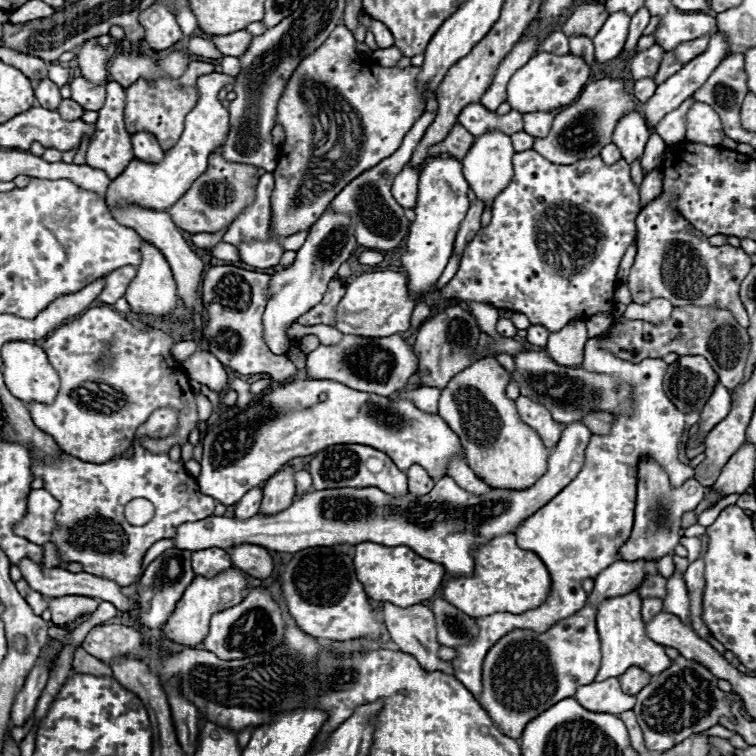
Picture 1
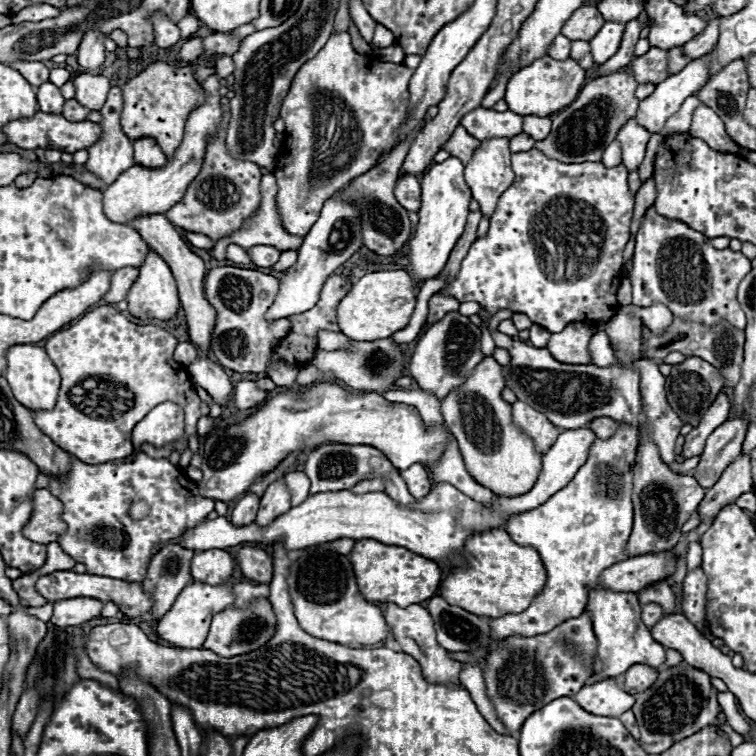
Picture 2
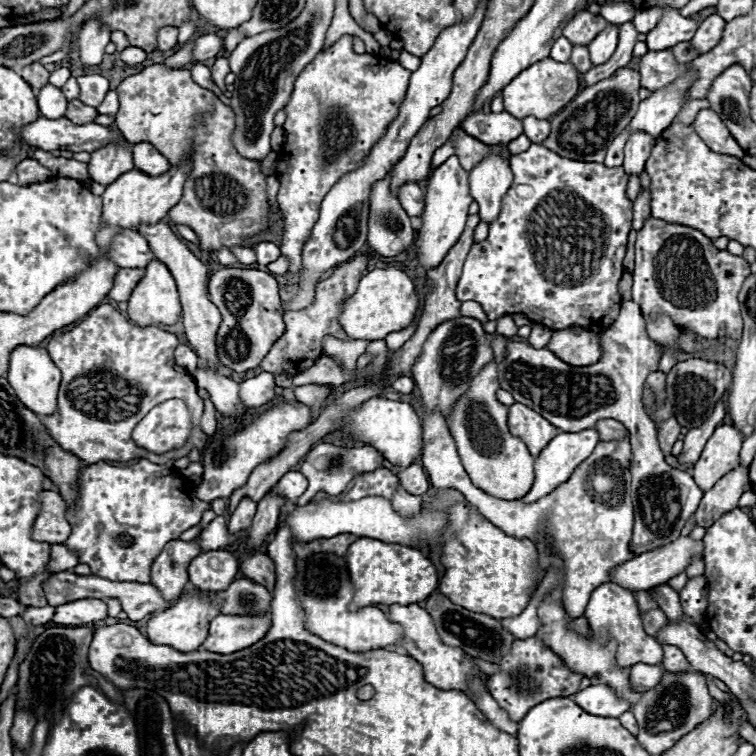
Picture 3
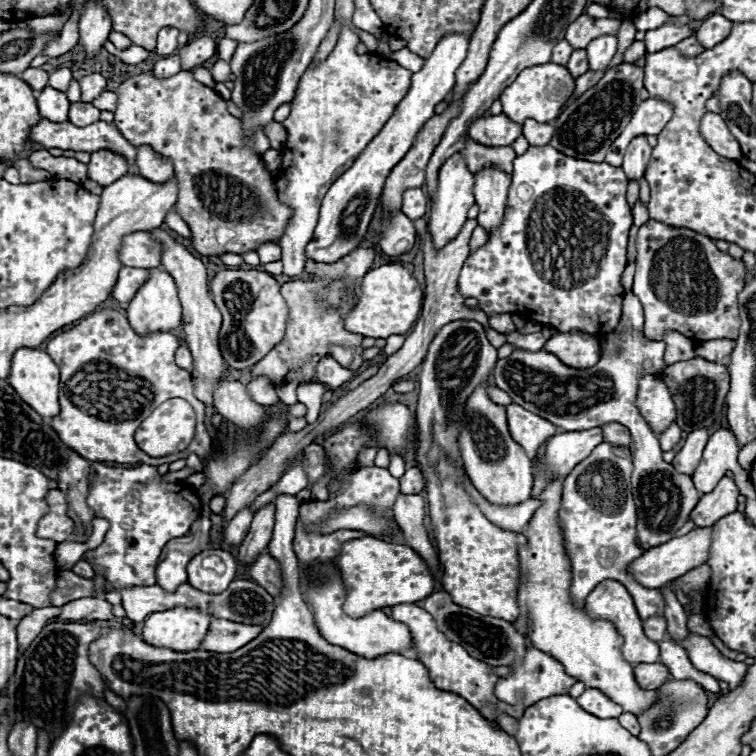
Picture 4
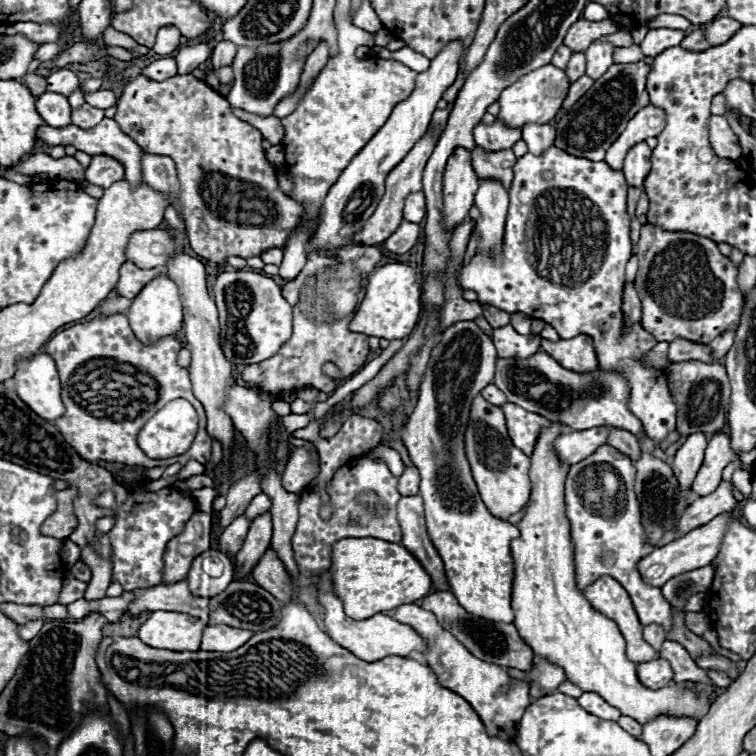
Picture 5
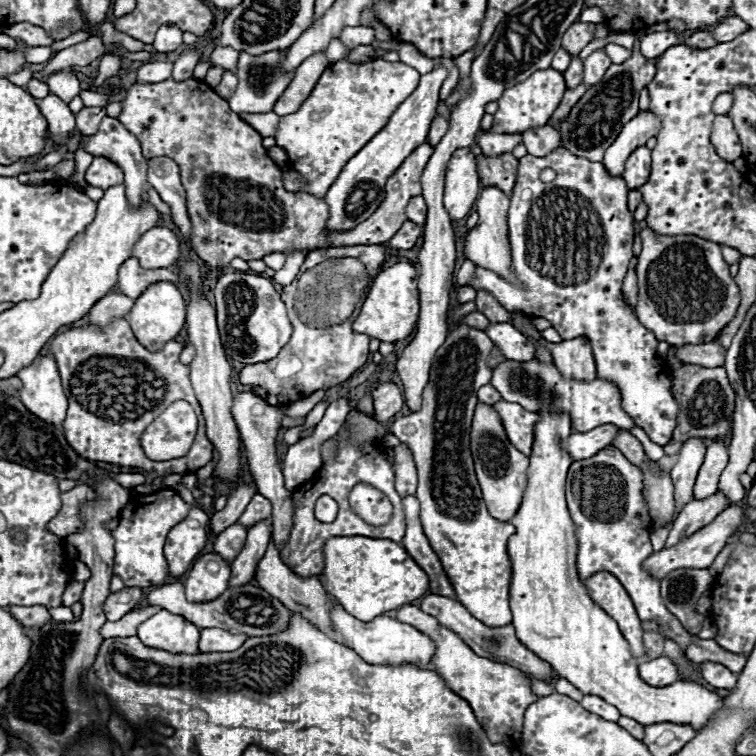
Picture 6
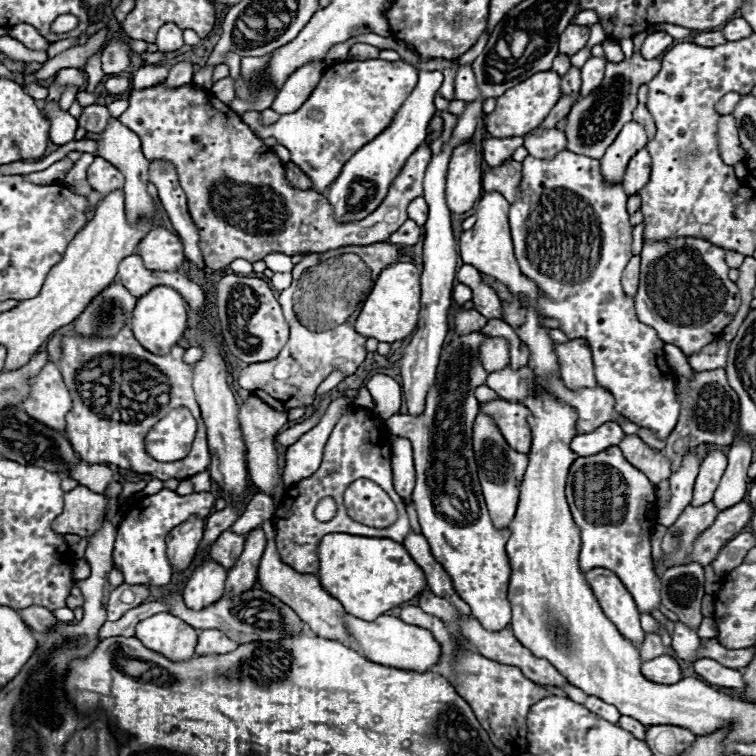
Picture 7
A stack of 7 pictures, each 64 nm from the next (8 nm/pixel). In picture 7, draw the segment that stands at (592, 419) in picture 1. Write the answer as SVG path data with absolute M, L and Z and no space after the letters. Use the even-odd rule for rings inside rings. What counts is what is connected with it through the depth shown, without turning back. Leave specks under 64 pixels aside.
M628 434L620 440L618 448L624 452L626 460L632 462L638 470L642 470L652 484L660 480L668 480L672 470L670 464L664 460L662 454L656 454L652 448L648 448L636 434Z

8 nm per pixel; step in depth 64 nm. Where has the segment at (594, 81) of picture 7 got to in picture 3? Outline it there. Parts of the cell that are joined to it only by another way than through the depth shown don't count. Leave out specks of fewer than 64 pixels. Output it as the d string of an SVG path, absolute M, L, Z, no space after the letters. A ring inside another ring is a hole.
M608 26L606 30L602 30L590 44L588 44L588 50L590 50L590 58L592 58L592 64L598 66L598 64L604 64L610 60L610 56L614 54L616 46L618 46L618 26Z

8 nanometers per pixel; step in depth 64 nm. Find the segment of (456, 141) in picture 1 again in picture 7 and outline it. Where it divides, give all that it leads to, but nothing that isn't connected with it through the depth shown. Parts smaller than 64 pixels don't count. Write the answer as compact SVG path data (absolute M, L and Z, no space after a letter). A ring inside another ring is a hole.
M506 160L504 164L500 164L498 168L484 168L484 176L482 176L482 186L484 190L496 190L500 192L508 202L516 200L516 192L518 192L518 184L520 184L520 162L516 160Z

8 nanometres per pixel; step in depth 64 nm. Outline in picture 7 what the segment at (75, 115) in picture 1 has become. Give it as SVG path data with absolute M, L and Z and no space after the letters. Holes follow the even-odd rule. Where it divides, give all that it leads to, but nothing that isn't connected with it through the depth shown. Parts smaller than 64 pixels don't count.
M98 104L96 106L88 106L88 108L82 110L82 114L78 118L78 126L84 128L86 132L100 134L104 130L108 118L112 118L112 116L110 116L106 106L98 106Z

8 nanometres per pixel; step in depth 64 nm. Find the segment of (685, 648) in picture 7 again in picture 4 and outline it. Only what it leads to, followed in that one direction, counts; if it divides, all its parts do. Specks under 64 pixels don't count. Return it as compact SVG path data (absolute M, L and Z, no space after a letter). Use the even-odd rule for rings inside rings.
M612 444L596 446L592 454L566 476L558 520L564 536L564 546L572 564L570 598L574 606L582 608L586 596L602 580L618 580L632 594L638 614L644 620L652 614L664 614L664 598L660 590L644 588L626 574L628 564L644 554L644 550L636 546L636 514L634 500L630 496L630 474L632 454L628 448Z

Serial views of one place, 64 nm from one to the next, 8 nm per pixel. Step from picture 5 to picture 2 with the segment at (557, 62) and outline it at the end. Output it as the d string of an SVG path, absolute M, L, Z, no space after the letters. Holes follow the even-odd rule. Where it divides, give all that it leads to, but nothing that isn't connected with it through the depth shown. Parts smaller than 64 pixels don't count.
M558 34L554 38L554 42L548 46L548 54L552 54L552 58L568 58L570 56L570 40L562 34Z

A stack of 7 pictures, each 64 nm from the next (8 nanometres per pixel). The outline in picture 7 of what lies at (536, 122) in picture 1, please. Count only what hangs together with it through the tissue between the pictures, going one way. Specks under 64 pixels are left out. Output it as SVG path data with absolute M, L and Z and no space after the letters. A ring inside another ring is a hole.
M544 128L538 134L530 132L524 136L524 148L534 158L554 158L560 150L566 148L564 132L556 128Z

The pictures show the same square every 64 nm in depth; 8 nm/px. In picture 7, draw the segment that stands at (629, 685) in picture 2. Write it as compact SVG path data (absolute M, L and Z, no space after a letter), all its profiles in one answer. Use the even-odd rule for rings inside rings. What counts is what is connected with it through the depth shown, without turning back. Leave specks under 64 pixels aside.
M668 654L642 662L642 674L656 684L676 684L682 678L678 662Z

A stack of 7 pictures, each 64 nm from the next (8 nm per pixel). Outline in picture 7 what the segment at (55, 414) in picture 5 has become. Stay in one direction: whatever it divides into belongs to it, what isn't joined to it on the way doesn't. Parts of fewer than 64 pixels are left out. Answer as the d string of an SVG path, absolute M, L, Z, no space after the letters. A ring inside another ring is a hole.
M48 362L40 374L28 378L30 394L24 398L22 406L32 418L52 426L54 430L64 430L64 416L72 408L68 388L62 382L60 370L54 362Z

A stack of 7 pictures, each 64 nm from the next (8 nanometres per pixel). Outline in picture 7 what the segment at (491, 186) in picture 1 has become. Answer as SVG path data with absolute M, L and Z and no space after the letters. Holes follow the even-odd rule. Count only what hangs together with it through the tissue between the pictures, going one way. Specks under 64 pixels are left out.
M484 192L482 198L478 200L478 206L476 206L478 220L476 220L474 228L463 231L459 236L460 254L462 254L462 260L466 264L472 264L482 274L496 278L498 282L508 286L508 290L514 296L536 298L538 290L536 290L534 282L524 278L516 266L516 258L514 258L514 250L512 250L512 238L510 238L510 230L508 230L508 208L510 208L510 202L502 194Z

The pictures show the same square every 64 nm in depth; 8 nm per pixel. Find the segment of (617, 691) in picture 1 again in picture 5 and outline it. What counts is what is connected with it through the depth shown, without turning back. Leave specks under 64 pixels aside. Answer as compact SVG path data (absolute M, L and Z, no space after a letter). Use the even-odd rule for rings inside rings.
M584 692L580 698L578 698L580 706L584 710L588 710L590 714L596 714L598 718L604 718L604 720L618 720L620 718L620 710L610 706L602 696L598 696L596 692Z

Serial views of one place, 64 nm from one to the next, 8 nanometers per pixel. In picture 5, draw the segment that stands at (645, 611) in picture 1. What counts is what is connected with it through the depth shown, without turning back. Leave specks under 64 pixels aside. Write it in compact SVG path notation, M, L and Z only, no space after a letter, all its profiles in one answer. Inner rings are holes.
M648 624L648 626L644 626L644 640L648 644L652 644L656 650L660 650L662 642L666 640L666 632L660 624Z

